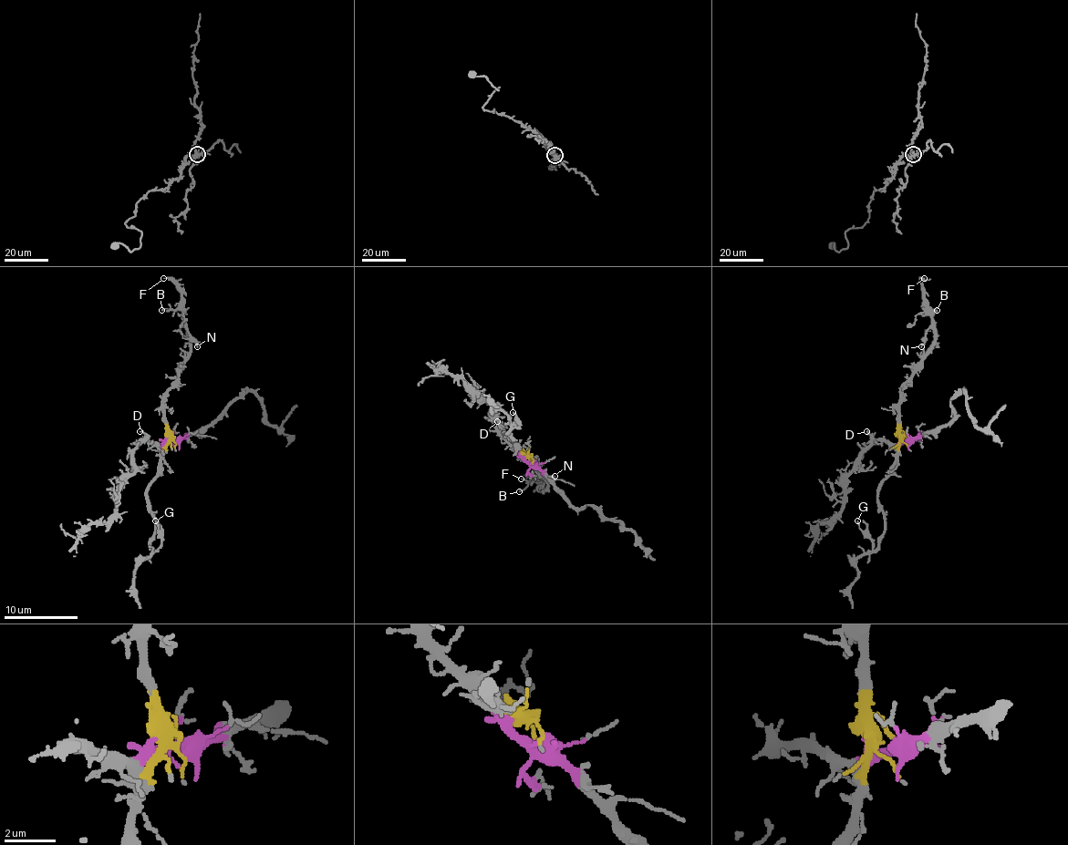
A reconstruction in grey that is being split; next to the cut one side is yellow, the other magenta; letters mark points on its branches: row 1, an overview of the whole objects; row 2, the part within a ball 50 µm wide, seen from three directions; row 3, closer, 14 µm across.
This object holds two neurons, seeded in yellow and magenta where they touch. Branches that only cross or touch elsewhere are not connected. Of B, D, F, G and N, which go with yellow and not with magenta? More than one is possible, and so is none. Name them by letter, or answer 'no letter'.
B, F, G, N

